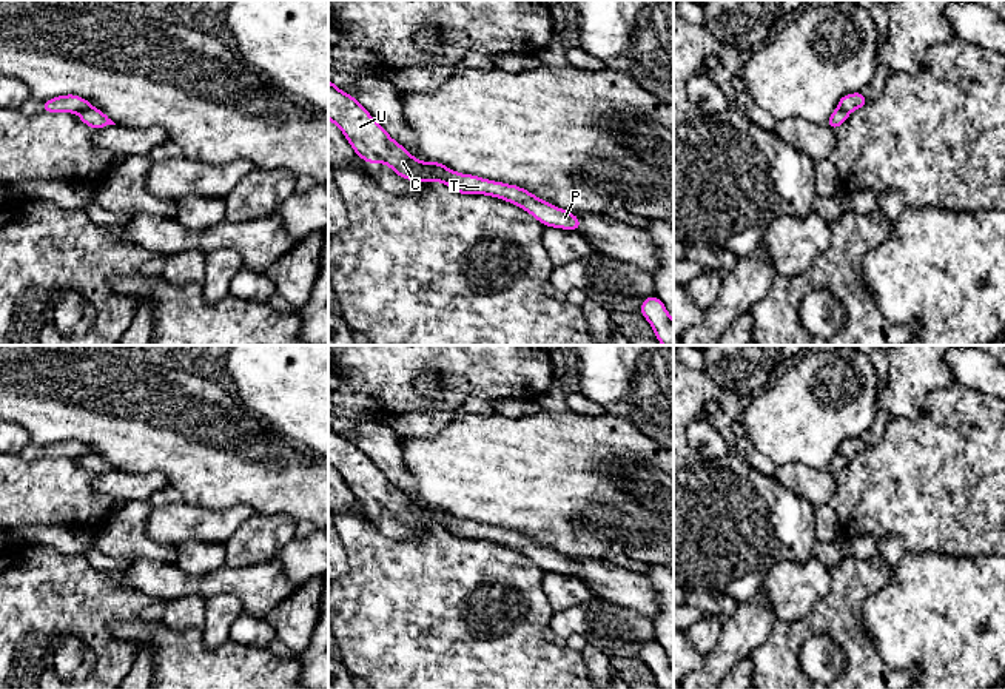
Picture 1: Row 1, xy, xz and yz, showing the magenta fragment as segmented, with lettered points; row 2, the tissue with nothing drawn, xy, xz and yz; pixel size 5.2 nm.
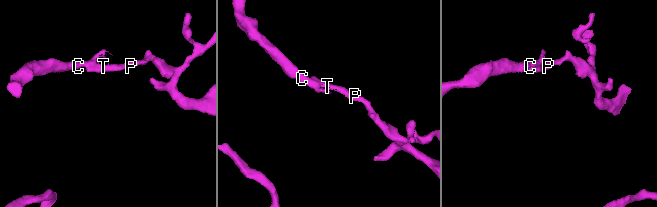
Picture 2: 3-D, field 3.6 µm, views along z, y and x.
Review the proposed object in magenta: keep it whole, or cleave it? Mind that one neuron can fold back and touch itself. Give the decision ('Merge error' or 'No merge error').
Merge error

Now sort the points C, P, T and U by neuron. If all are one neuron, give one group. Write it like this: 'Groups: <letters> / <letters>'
Groups: C U / P T

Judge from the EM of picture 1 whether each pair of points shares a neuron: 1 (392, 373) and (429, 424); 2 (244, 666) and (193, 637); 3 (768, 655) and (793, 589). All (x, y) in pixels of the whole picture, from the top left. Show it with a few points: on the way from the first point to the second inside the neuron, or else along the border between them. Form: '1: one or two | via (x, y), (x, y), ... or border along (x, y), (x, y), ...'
1: two | border along (450, 412), (395, 412), (386, 418)
2: one | via (230, 666), (215, 666), (199, 651)
3: two | border along (816, 606), (796, 620), (777, 620)

